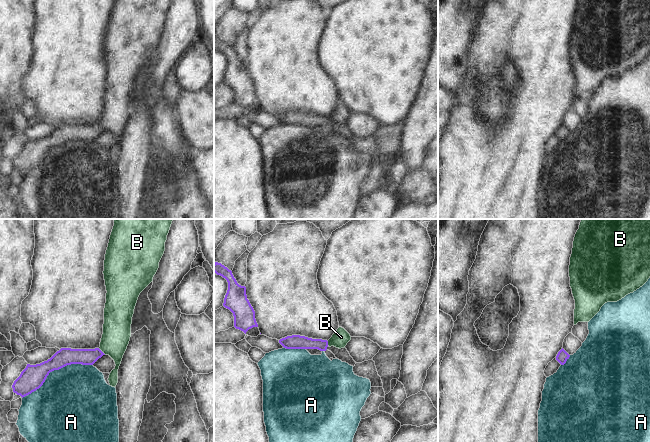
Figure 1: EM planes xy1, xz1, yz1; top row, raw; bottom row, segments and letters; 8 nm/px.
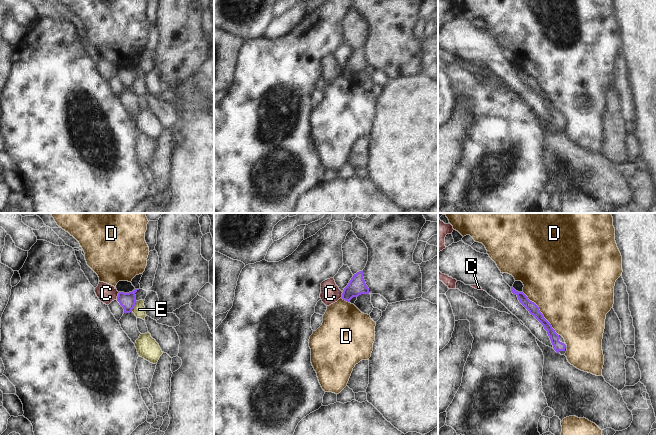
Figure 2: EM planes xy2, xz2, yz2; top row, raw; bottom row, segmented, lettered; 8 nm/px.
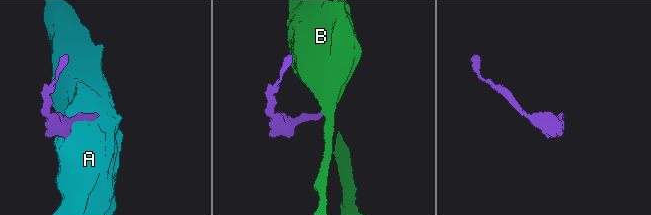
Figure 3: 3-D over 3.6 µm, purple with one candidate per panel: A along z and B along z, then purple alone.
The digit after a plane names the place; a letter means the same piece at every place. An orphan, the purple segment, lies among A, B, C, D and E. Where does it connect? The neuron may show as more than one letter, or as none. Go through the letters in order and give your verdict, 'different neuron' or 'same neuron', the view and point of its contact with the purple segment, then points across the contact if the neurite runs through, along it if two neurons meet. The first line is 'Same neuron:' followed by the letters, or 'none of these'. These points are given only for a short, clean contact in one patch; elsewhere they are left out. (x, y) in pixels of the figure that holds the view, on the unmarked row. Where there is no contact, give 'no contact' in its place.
Same neuron: B
A: different neuron; meets purple in xy1 at (55, 145)
B: same neuron; meets purple in xy1 at (101, 127); runs through xy1 (71, 132), (91, 132), (101, 127), (116, 111)
C: different neuron; meets purple in xy2 at (117, 72); border along xy2 (119, 68), (116, 75)
D: different neuron; meets purple in yz2 at (541, 89)
E: different neuron; meets purple in xy2 at (134, 81); border along xy2 (137, 77), (131, 87)

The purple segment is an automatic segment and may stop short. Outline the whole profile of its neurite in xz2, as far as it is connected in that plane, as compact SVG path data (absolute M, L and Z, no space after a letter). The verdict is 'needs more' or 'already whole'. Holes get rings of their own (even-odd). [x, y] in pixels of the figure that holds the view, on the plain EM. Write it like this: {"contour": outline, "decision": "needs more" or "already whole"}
{"contour": "M363 47L353 51L348 61L344 64L341 74L350 78L353 73L358 73L361 70L369 70L369 64L363 54Z", "decision": "already whole"}

